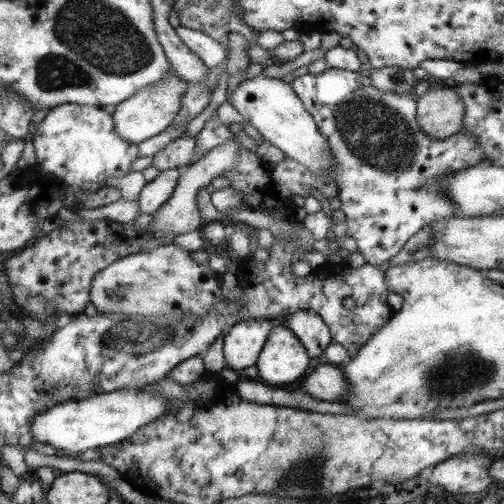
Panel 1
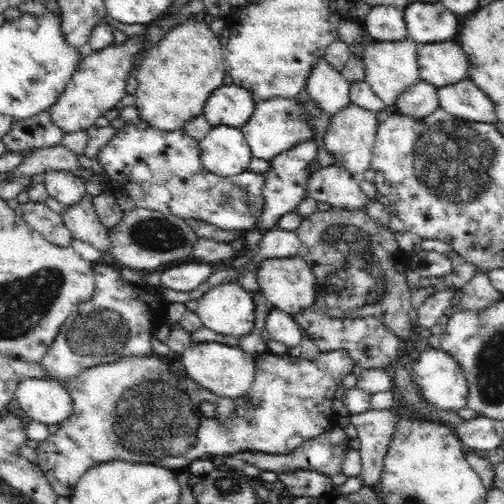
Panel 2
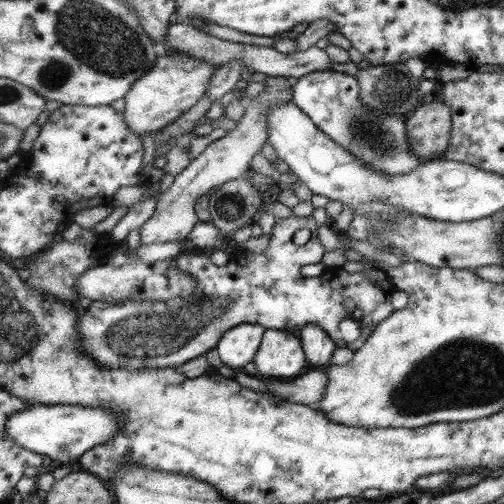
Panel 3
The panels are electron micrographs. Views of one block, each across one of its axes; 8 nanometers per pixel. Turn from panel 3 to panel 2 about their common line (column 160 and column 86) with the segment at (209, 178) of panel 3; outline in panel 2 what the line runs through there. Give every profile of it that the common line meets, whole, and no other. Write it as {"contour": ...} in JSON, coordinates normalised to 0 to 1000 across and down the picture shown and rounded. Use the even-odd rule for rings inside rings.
{"contour":[[[167,385],[167,393],[131,413],[127,425],[119,425],[127,433],[127,444],[135,448],[135,456],[143,460],[143,468],[151,476],[163,476],[163,480],[175,480],[179,488],[187,488],[190,496],[198,500],[214,500],[218,492],[218,476],[214,476],[214,456],[198,433],[190,429],[187,421],[187,389],[179,385]]]}

